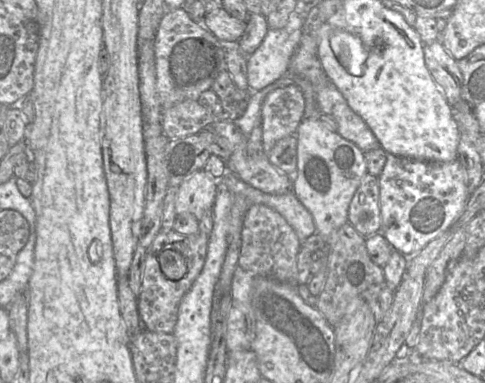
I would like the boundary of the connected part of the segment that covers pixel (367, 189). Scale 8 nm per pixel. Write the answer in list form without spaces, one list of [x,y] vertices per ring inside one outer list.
[[[366,173],[348,208],[348,222],[367,238],[381,230],[378,177]]]

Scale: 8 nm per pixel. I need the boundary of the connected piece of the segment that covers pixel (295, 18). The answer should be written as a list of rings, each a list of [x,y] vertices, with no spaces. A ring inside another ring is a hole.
[[[297,7],[284,28],[267,31],[261,45],[248,56],[247,79],[252,92],[273,84],[289,72],[290,59],[299,46],[307,7]]]

